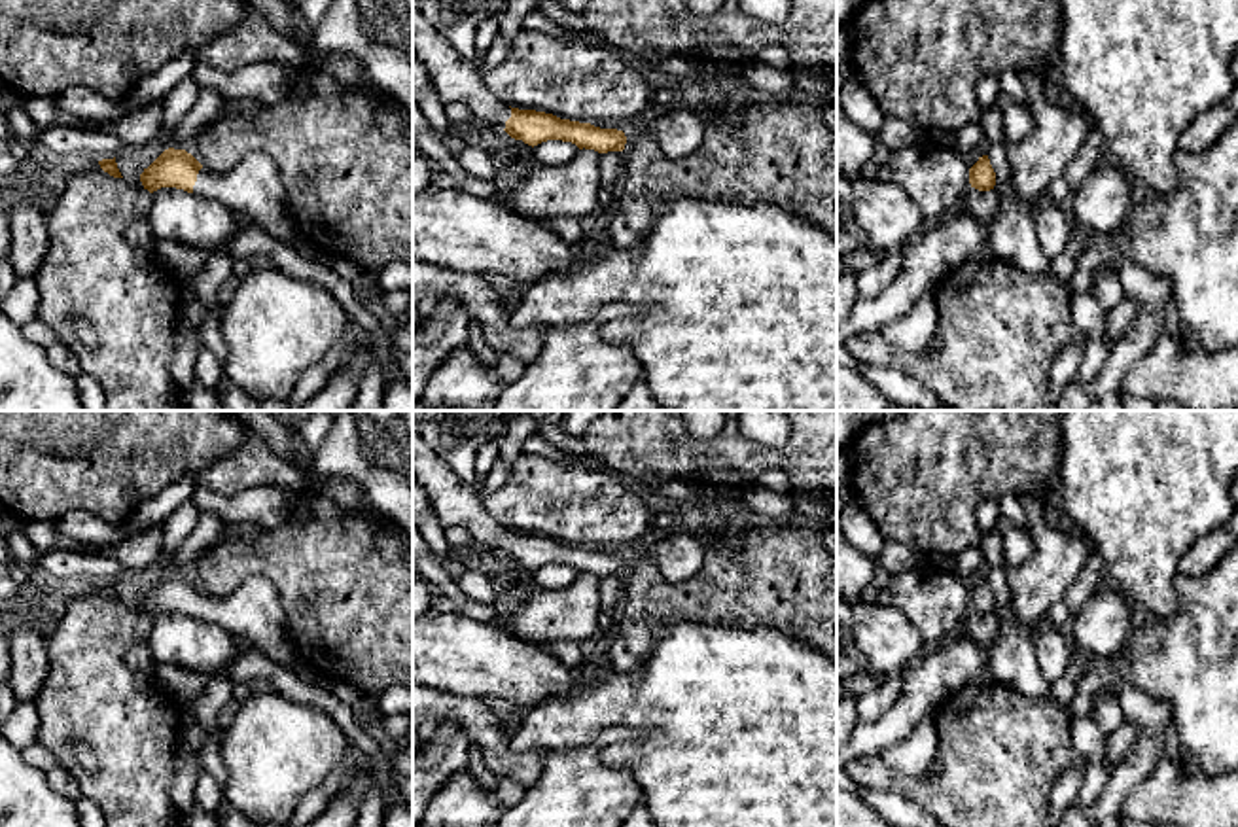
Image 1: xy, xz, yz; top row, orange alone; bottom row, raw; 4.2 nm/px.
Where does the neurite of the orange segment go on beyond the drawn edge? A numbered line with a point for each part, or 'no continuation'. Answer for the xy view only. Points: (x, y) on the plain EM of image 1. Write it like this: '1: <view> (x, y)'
1: xy (254, 610)

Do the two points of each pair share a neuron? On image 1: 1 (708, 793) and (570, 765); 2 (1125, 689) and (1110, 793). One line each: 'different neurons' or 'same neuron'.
1: different neurons
2: same neuron

